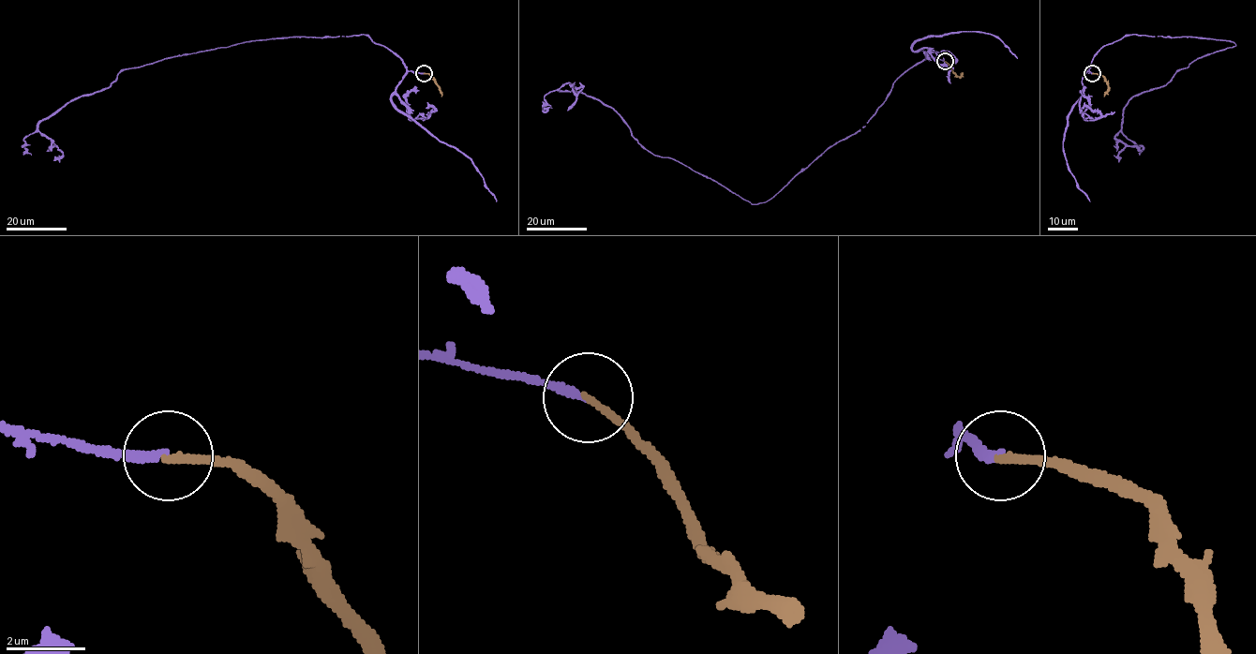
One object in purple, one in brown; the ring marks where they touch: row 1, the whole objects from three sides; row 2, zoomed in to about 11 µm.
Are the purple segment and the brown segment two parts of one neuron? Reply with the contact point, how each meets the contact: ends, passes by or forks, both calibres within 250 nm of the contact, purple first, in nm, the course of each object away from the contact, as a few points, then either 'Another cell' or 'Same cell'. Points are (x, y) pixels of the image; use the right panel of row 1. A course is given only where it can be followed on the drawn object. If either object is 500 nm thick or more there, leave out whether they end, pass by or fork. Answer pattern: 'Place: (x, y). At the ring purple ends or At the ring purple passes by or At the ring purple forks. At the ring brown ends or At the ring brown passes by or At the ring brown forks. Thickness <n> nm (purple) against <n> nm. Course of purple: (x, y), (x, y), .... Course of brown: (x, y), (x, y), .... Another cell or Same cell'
Place: (1092, 73). At the ring purple ends. At the ring brown ends. Thickness 180 nm (purple) against 180 nm. Course of purple: (1093, 73), (1095, 54), (1131, 34), (1235, 45), (1132, 97), (1115, 137), (1125, 146), (1119, 160). Course of brown: (1093, 73), (1101, 75), (1106, 81), (1108, 90), (1104, 96). Same cell

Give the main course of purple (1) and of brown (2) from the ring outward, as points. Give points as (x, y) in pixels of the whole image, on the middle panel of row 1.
1: (945, 61), (916, 63), (864, 126), (753, 204), (644, 148), (612, 108), (559, 89), (574, 88)
2: (945, 61), (956, 74), (960, 76), (962, 72)

